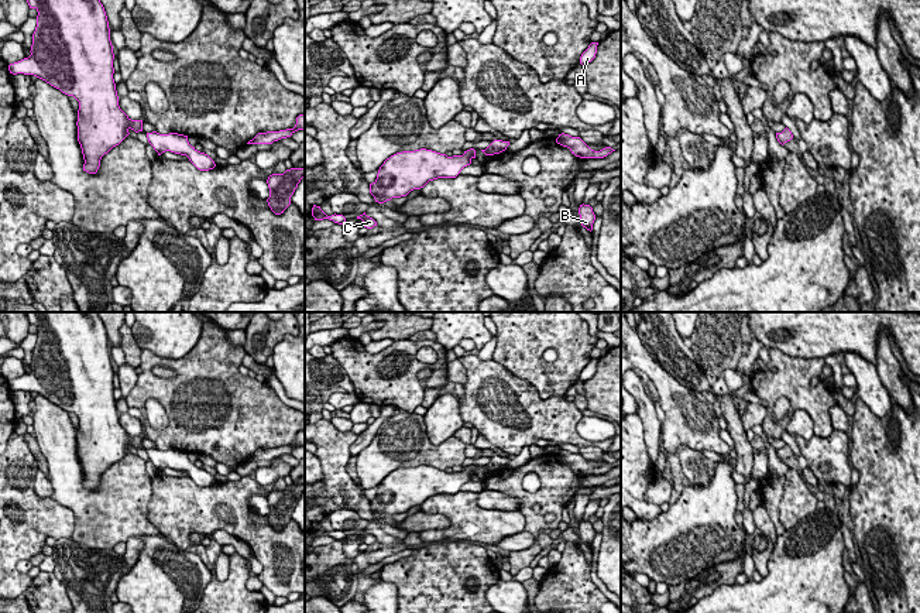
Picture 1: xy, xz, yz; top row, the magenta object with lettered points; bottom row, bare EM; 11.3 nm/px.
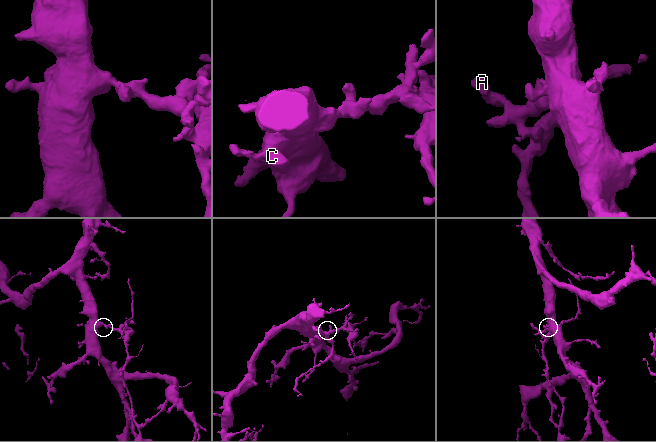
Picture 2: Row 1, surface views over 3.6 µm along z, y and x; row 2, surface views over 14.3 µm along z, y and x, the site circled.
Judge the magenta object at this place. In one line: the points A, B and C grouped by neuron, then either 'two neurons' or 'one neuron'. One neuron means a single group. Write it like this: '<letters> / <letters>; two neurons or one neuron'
A B / C; two neurons

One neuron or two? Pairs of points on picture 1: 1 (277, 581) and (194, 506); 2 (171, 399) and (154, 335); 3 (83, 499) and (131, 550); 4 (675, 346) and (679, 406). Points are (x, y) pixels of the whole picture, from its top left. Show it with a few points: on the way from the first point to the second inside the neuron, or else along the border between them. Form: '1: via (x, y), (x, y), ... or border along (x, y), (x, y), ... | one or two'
1: via (273, 554), (227, 509), (220, 509) | one
2: border along (192, 348), (178, 358), (141, 350) | two
3: border along (141, 534), (131, 536), (124, 541) | two
4: border along (652, 359), (682, 384), (701, 393) | two

